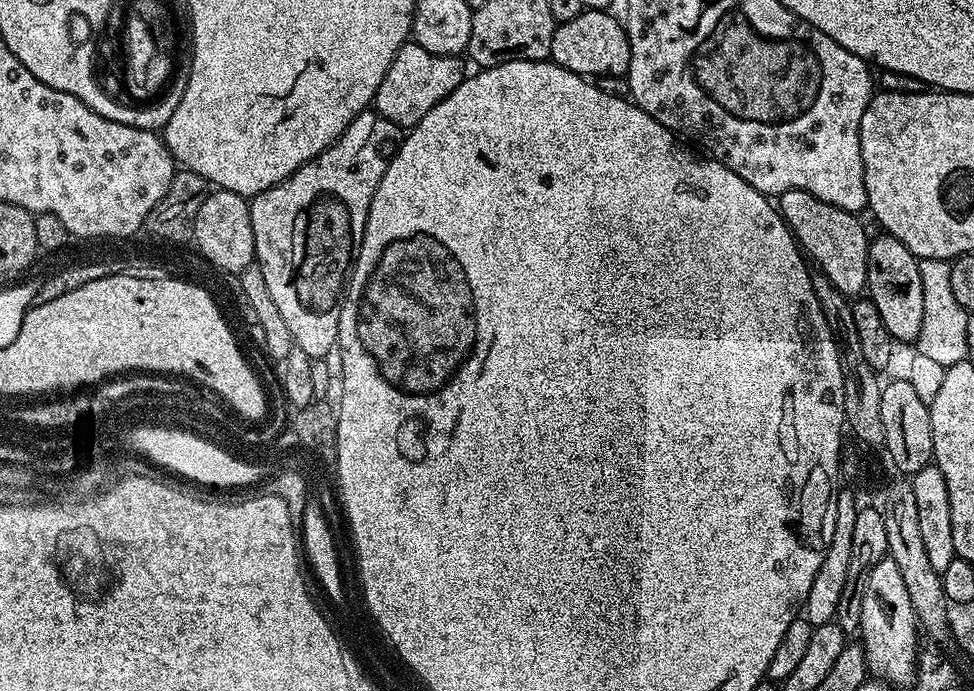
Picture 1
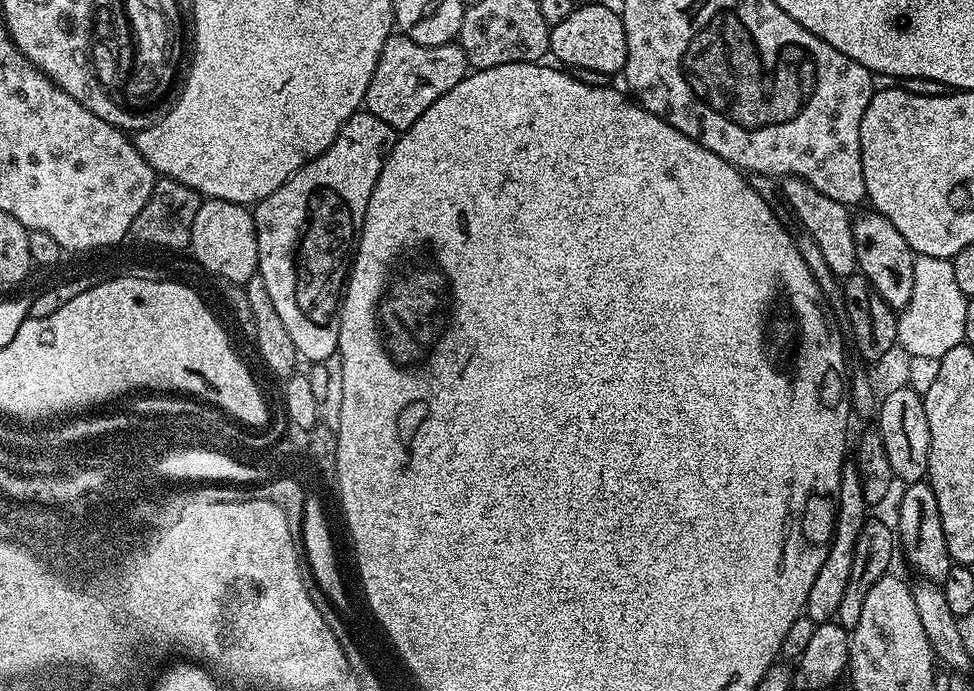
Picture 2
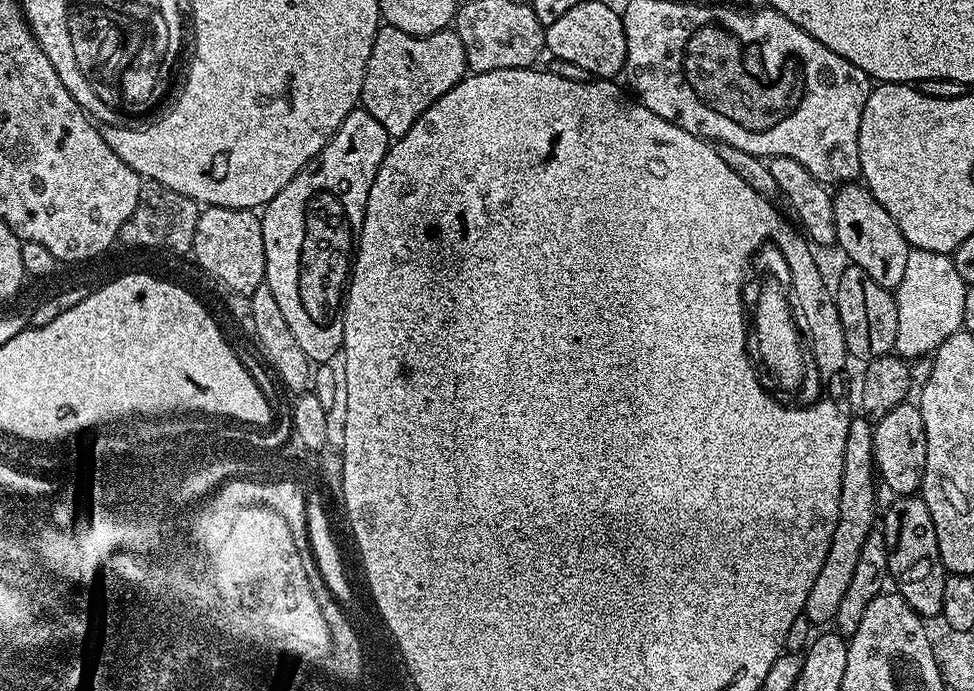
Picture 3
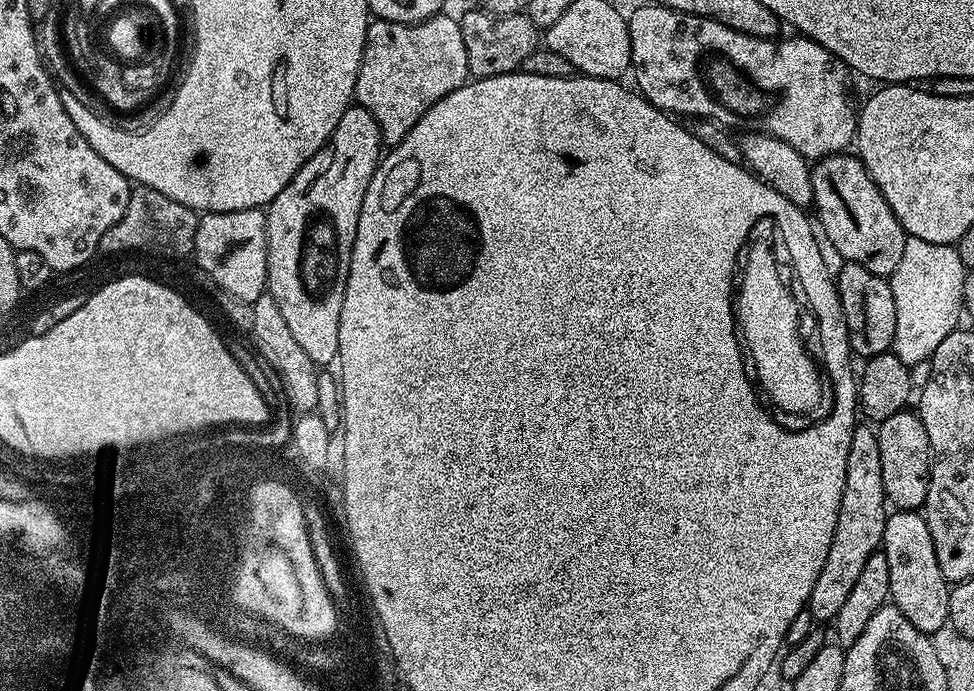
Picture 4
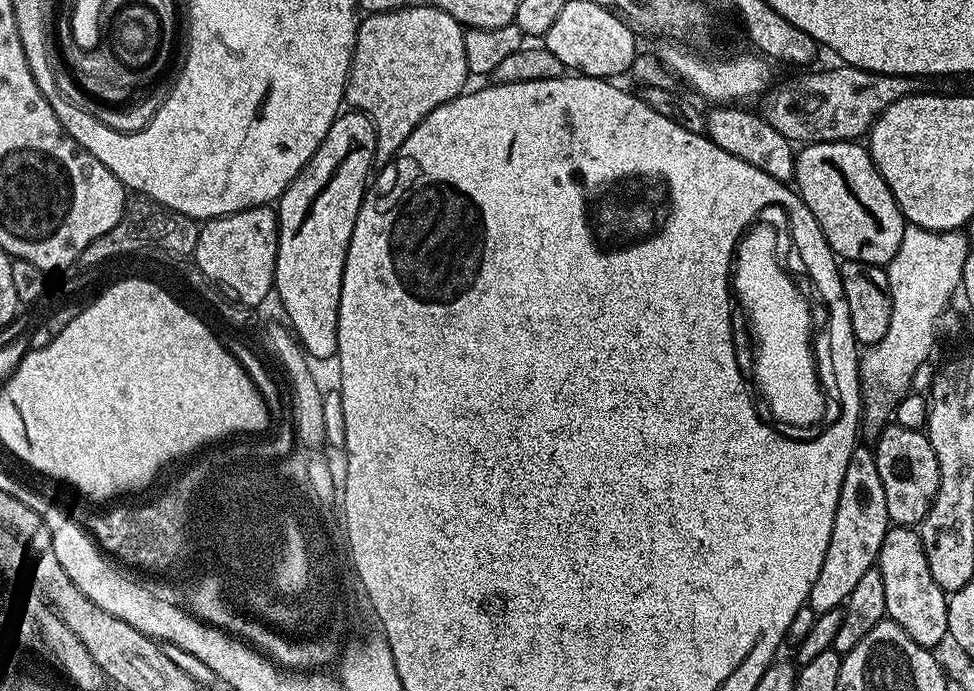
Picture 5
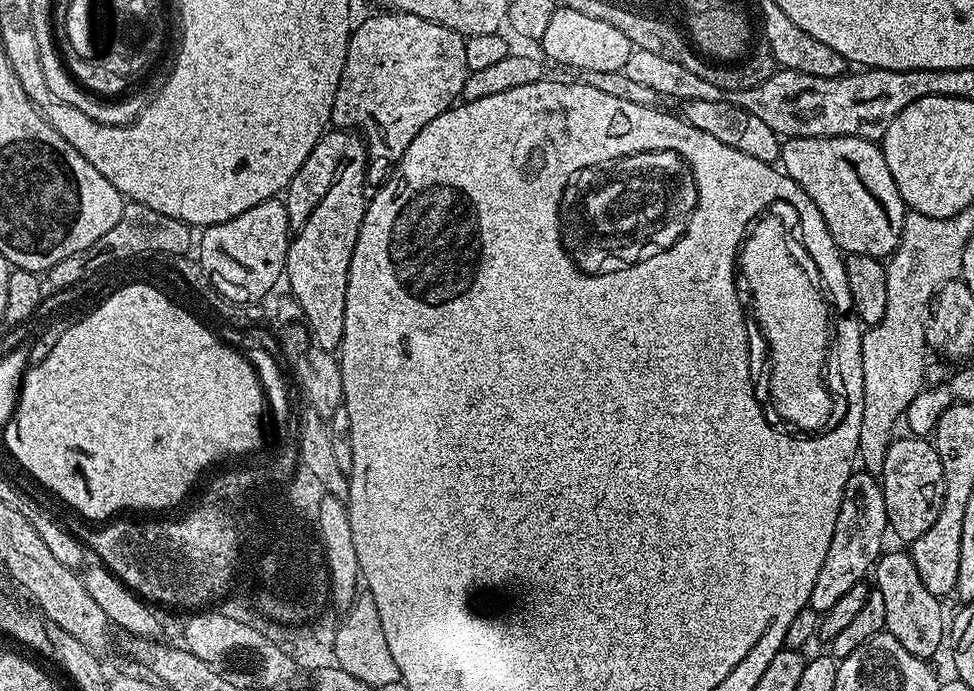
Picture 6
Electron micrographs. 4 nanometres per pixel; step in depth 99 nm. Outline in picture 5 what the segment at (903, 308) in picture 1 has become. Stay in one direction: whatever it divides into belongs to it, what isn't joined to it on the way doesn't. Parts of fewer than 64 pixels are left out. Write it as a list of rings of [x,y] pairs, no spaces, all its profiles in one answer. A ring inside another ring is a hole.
[[[835,140],[803,145],[796,153],[794,187],[840,260],[886,266],[898,254],[906,221],[863,143]]]

